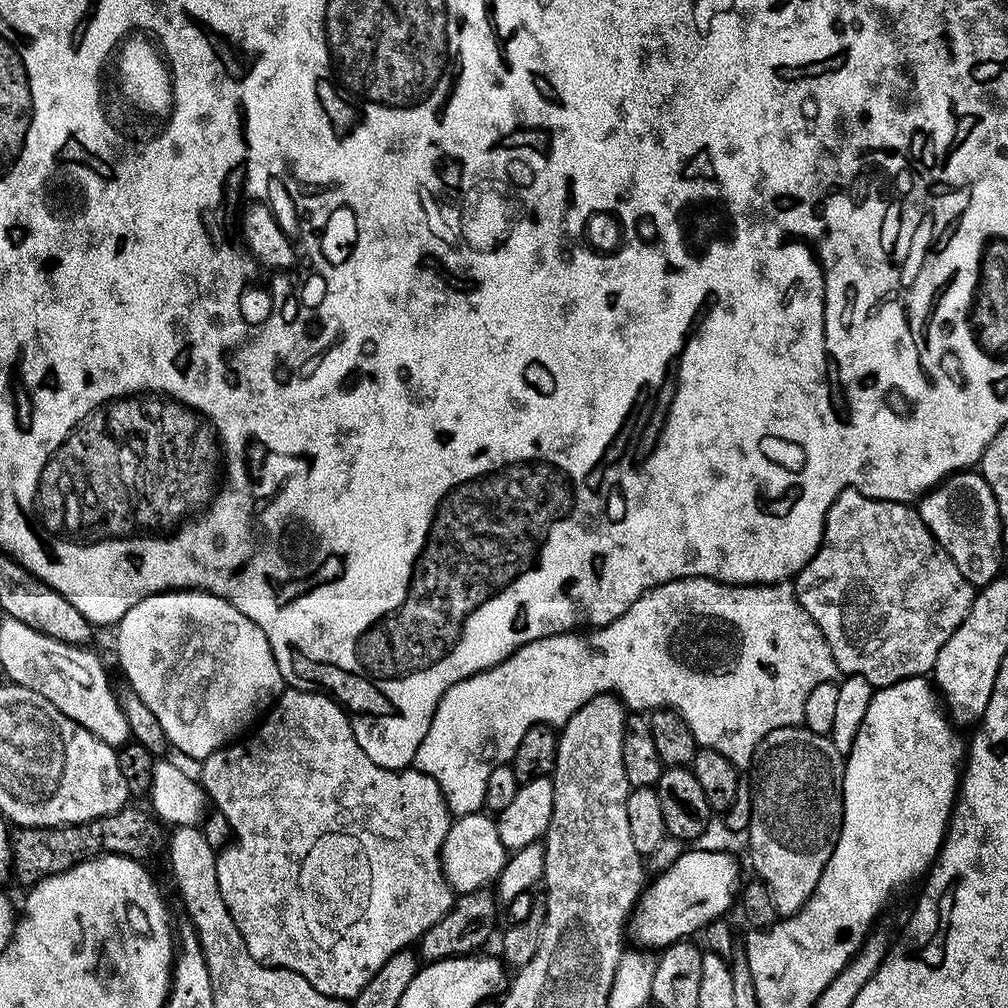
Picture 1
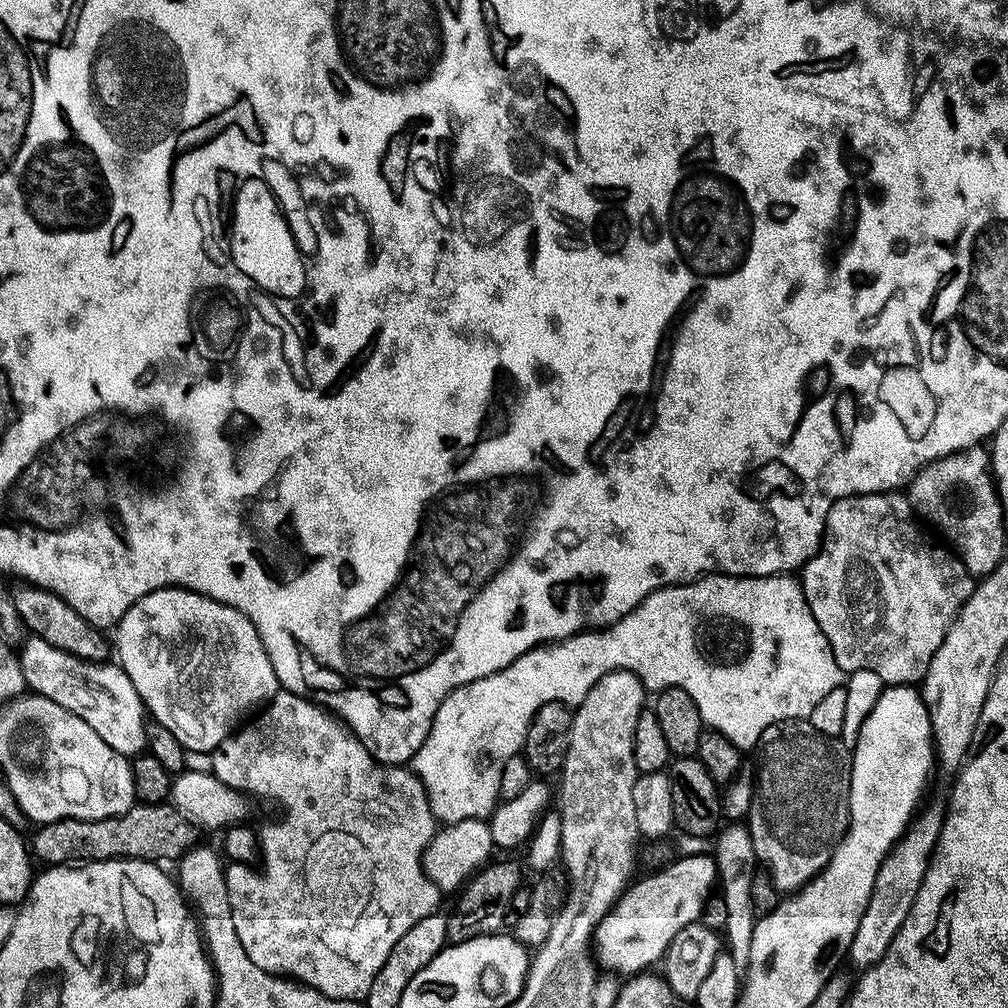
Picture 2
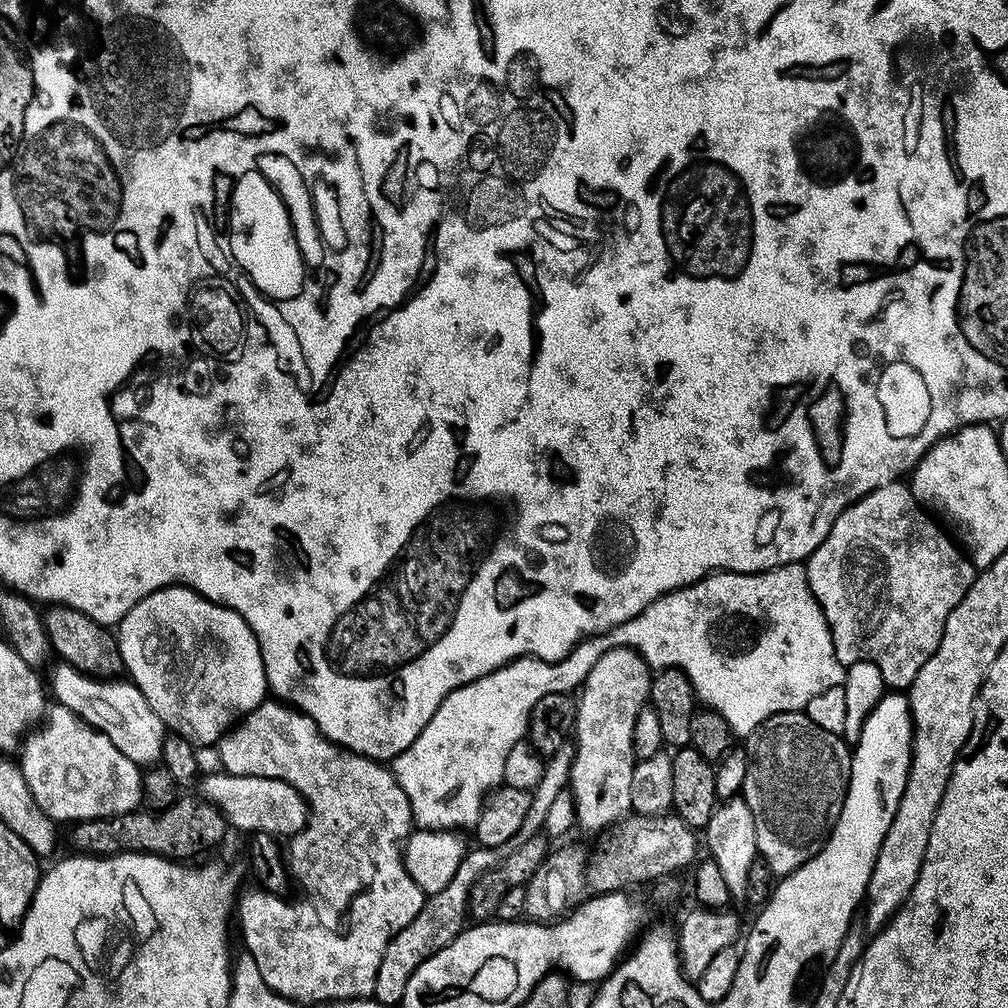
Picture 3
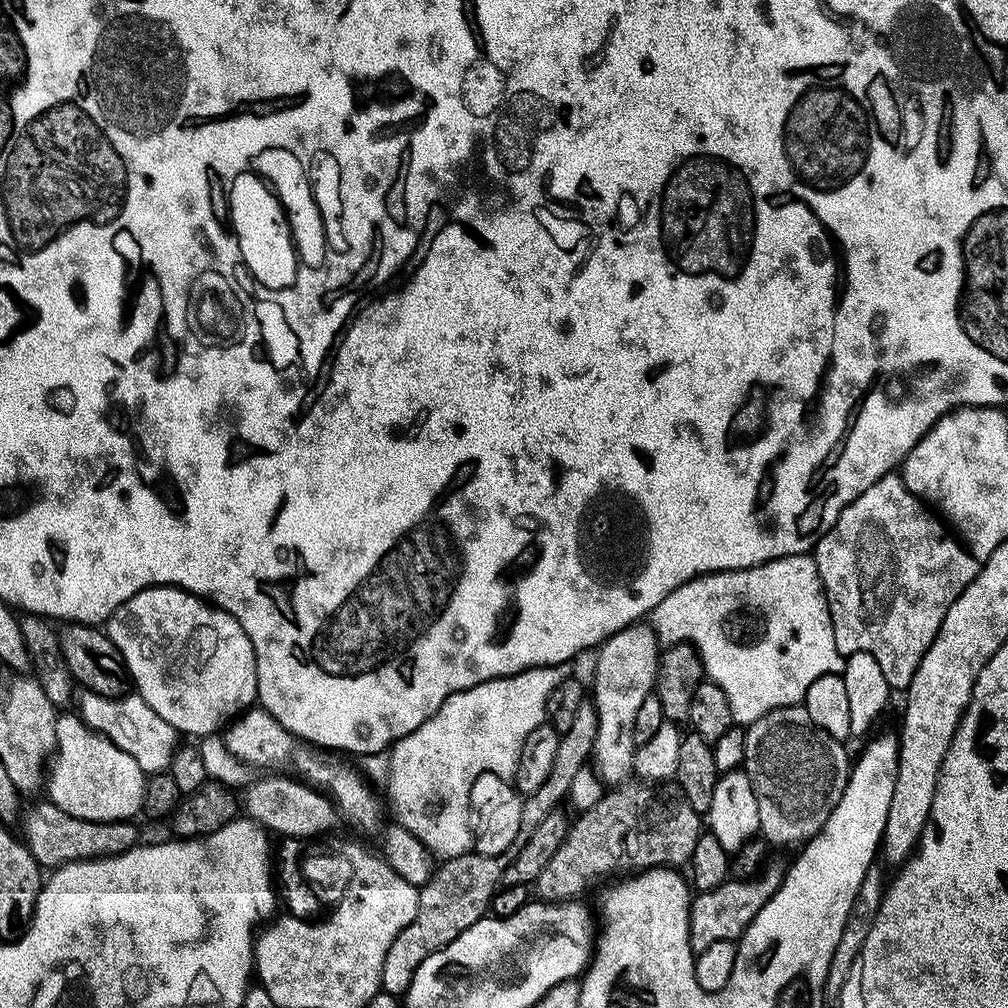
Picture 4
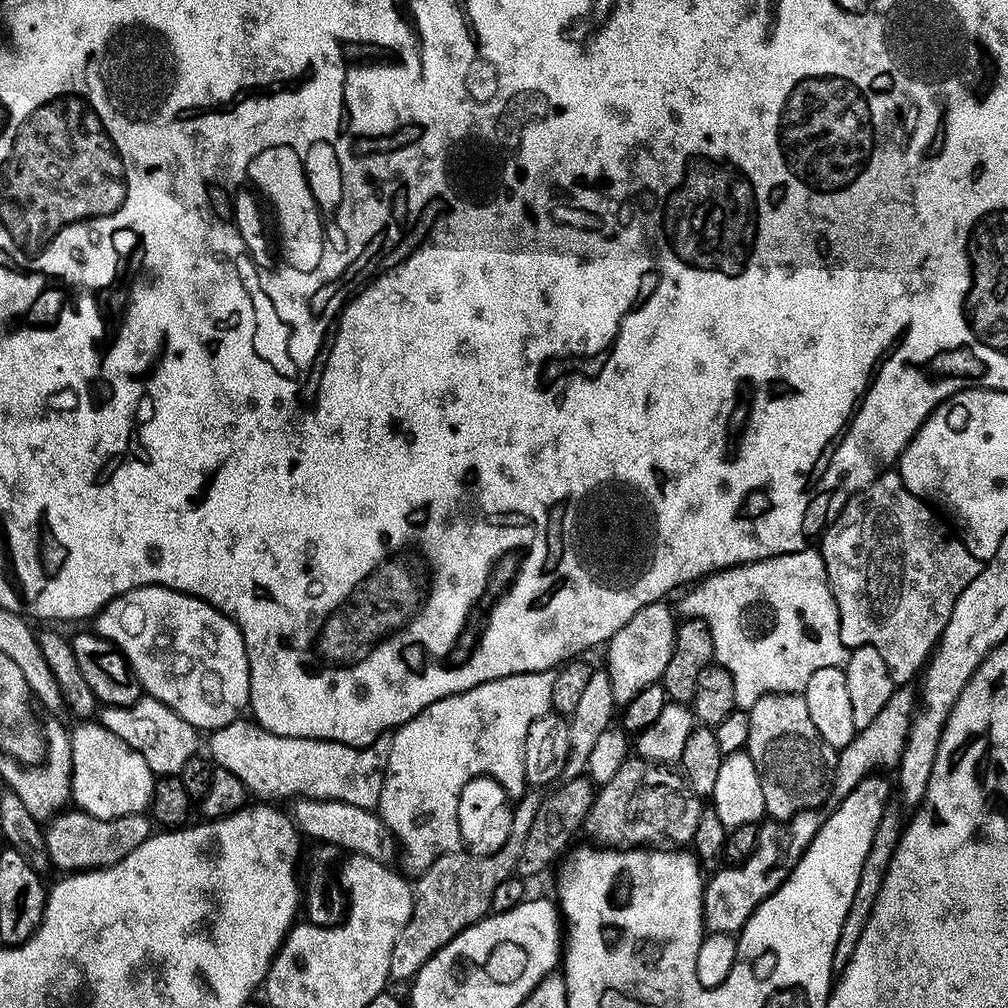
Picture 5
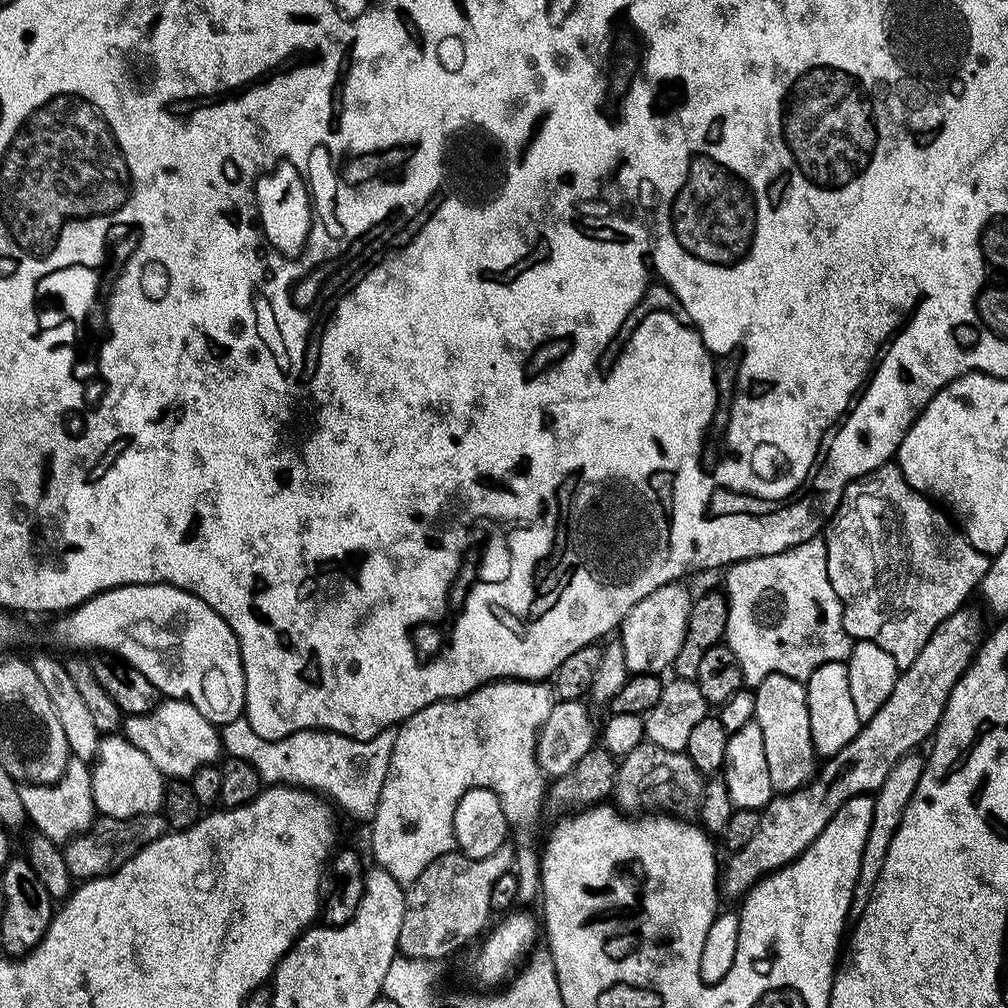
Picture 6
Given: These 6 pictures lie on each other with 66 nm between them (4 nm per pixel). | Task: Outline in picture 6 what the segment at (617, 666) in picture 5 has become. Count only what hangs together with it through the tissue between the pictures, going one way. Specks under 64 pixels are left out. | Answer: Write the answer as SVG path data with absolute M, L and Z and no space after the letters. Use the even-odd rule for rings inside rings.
M683 583L667 584L655 588L638 606L625 614L618 629L618 639L625 651L626 666L629 673L639 674L650 672L663 673L663 668L671 669L675 662L678 650L682 649L683 639L686 638L687 620L693 603L693 593L684 589Z

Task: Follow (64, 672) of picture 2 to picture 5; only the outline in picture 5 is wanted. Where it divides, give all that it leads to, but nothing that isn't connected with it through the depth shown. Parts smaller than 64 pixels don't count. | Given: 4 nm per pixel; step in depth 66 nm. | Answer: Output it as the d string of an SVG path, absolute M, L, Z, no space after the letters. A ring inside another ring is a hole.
M142 698L134 706L129 708L101 707L98 712L99 723L110 730L126 746L130 746L150 766L150 770L157 776L174 776L180 773L186 766L190 757L197 755L202 744L201 733L190 722L186 722L170 706L166 706L160 700ZM201 736L201 740L200 740Z

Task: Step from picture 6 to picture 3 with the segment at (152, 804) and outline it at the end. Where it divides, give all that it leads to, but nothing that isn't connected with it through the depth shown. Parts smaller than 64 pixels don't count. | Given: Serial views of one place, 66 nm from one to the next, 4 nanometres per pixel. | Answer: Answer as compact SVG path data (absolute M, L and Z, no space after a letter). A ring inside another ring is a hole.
M57 703L43 713L42 723L36 727L23 737L19 745L18 765L34 802L50 819L83 822L123 816L141 807L141 769L126 758L110 738Z

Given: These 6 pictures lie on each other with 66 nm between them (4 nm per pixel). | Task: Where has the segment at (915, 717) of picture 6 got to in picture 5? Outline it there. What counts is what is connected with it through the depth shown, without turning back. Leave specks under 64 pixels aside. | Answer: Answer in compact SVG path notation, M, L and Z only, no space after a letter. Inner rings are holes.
M900 686L897 687L889 696L889 700L882 710L879 710L878 716L864 729L857 731L853 740L843 748L839 749L836 757L836 768L832 771L832 779L830 781L831 795L836 795L836 798L843 798L851 794L860 785L865 778L870 775L879 773L880 768L895 769L900 763L900 756L904 752L904 747L908 741L910 734L910 726L912 725L913 713L918 707L918 696L915 691L911 692L911 687ZM816 810L799 812L794 814L789 820L783 822L764 822L759 825L756 844L752 853L739 863L729 863L727 866L720 866L707 877L704 886L704 926L709 933L727 932L731 934L739 933L744 923L754 914L754 910L770 894L782 886L784 879L792 873L792 867L802 858L802 854L810 846L810 842L818 834L822 823L821 813Z

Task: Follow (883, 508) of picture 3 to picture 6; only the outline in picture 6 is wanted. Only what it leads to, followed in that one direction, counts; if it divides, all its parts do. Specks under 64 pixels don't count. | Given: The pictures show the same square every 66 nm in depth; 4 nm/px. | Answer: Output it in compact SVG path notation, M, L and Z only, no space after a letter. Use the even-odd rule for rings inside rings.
M895 462L878 466L870 474L858 478L844 489L844 496L840 499L836 513L823 529L822 539L826 546L826 574L830 574L830 586L834 586L834 594L838 594L838 598L842 602L844 611L842 622L846 634L856 642L869 640L876 643L882 650L886 650L887 654L890 654L897 666L907 666L910 662L914 662L914 658L918 658L918 654L922 654L922 646L926 646L926 642L934 634L937 626L946 622L946 618L950 618L950 614L954 614L959 608L963 608L969 603L968 595L971 592L973 595L979 589L982 578L988 573L990 563L990 558L986 554L974 550L974 546L970 546L970 542L964 537L963 531L929 497L915 492L908 485L902 470Z

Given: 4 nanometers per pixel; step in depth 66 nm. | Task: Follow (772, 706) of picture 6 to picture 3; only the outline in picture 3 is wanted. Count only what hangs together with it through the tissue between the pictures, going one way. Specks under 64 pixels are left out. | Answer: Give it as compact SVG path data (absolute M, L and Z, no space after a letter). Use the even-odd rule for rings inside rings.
M804 710L783 712L766 718L746 744L748 769L742 798L754 814L754 834L758 834L758 856L769 864L773 877L783 878L801 868L824 846L844 805L852 769L852 748L843 735L823 729Z

